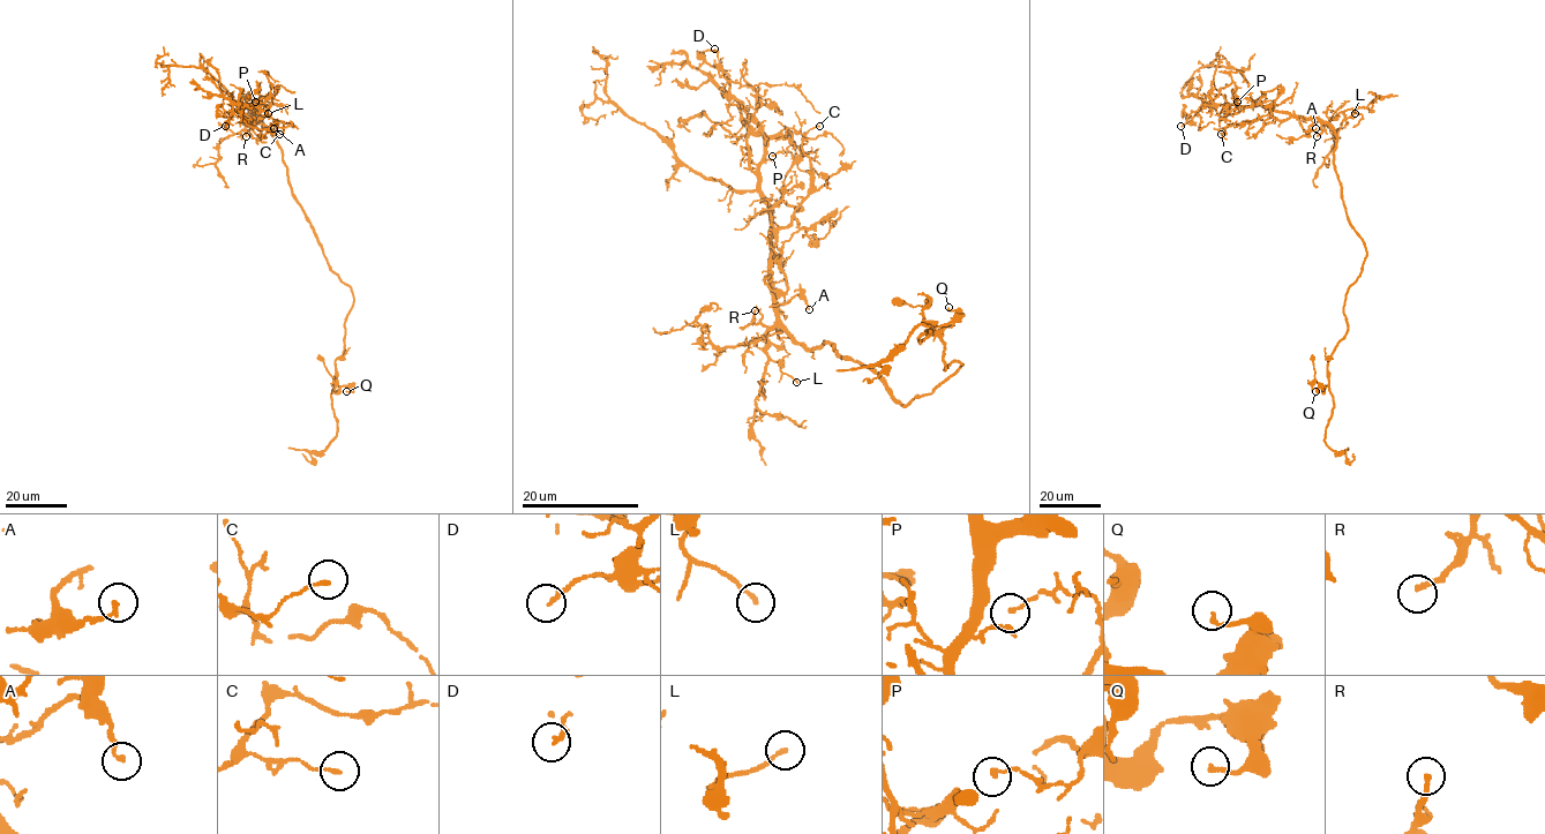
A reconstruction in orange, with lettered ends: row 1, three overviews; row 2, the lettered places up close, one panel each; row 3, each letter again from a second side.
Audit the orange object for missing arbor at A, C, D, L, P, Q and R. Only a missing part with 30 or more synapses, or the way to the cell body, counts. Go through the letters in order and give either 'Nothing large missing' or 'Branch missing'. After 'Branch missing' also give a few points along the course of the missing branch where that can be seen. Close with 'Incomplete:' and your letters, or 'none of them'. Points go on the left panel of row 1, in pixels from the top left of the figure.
A: Nothing large missing
C: Nothing large missing
D: Nothing large missing
L: Nothing large missing
P: Nothing large missing
Q: Nothing large missing
R: Branch missing. Course of what is missing: (246, 136), (254, 147), (254, 157), (246, 163)
Incomplete: R

